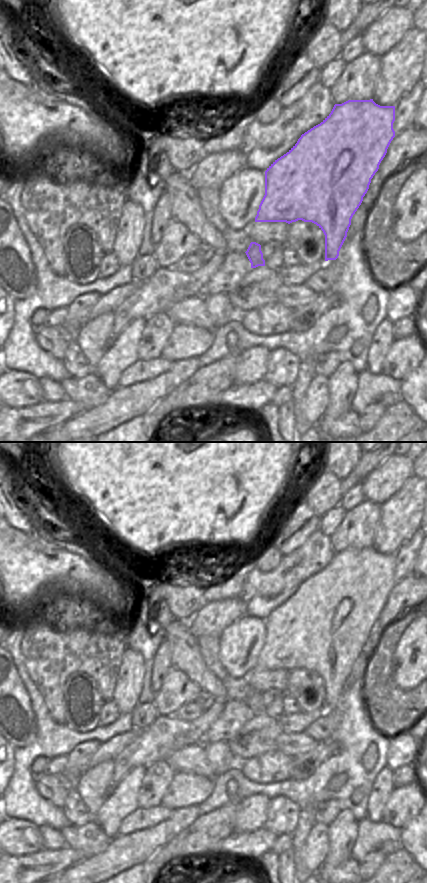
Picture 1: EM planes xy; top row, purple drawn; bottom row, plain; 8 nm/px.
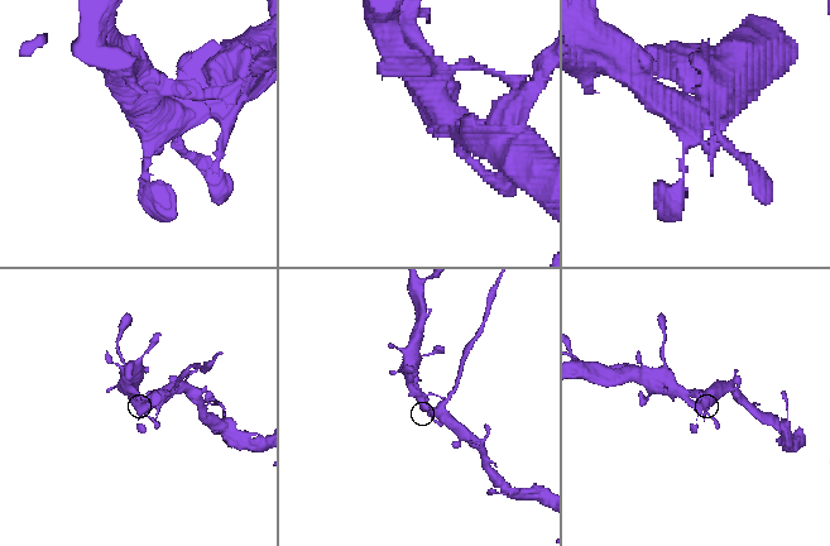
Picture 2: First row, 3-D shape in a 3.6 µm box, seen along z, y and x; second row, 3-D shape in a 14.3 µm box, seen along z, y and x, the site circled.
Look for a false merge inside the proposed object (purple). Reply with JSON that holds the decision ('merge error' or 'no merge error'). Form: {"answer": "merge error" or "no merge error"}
{"answer": "merge error"}

